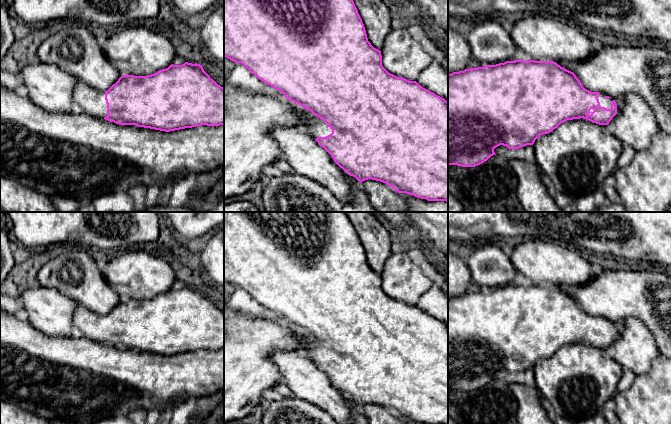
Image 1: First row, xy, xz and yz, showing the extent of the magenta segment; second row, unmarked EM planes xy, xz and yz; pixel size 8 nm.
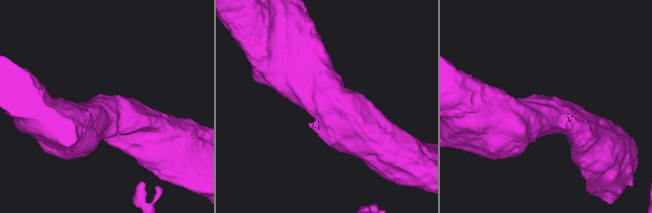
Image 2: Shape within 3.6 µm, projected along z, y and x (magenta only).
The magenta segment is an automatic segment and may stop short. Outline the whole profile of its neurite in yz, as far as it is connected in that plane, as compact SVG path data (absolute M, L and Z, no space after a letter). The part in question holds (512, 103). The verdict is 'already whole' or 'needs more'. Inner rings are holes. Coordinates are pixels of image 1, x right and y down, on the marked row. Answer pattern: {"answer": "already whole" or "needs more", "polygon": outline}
{"answer": "needs more", "polygon": "M514 60L453 72L448 74L448 165L475 167L487 161L491 156L496 155L494 149L500 145L509 149L519 149L527 145L533 145L540 135L552 132L567 120L583 118L599 125L608 125L616 114L617 104L613 98L585 89L573 72L561 67L554 61Z"}

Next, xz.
{"answer": "needs more", "polygon": "M224 0L224 57L241 63L258 79L283 93L288 100L309 110L309 113L298 112L304 123L303 130L311 135L348 175L361 183L368 179L383 182L398 193L428 201L448 202L448 102L416 81L397 77L383 67L381 51L368 41L353 0Z"}

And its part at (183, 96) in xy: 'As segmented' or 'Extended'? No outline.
Extended

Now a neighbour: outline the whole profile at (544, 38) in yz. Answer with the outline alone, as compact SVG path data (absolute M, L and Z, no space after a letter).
M536 13L514 16L512 19L510 37L517 48L527 53L532 60L583 62L598 49L594 36L575 22L562 23L556 17Z

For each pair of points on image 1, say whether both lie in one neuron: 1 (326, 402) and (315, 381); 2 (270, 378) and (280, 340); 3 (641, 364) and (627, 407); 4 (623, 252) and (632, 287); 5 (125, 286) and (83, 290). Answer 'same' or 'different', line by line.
1: same
2: same
3: different
4: different
5: different

